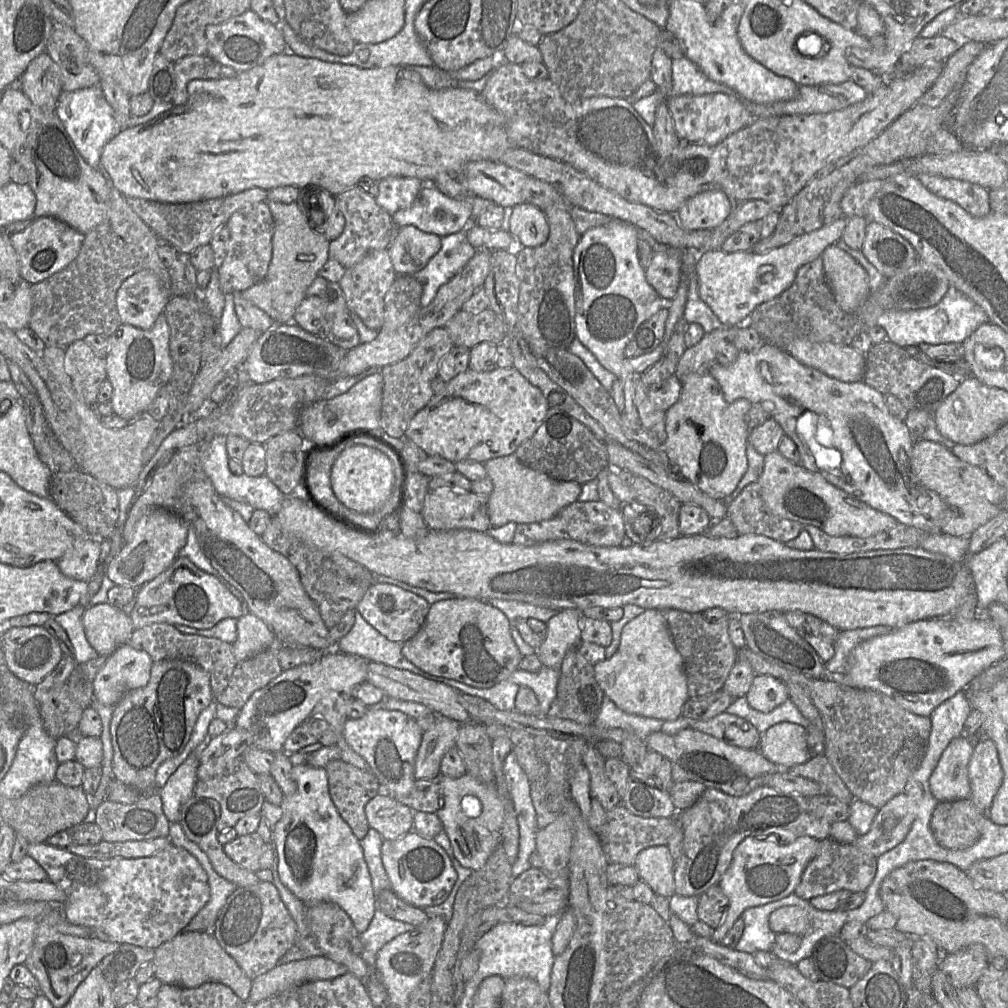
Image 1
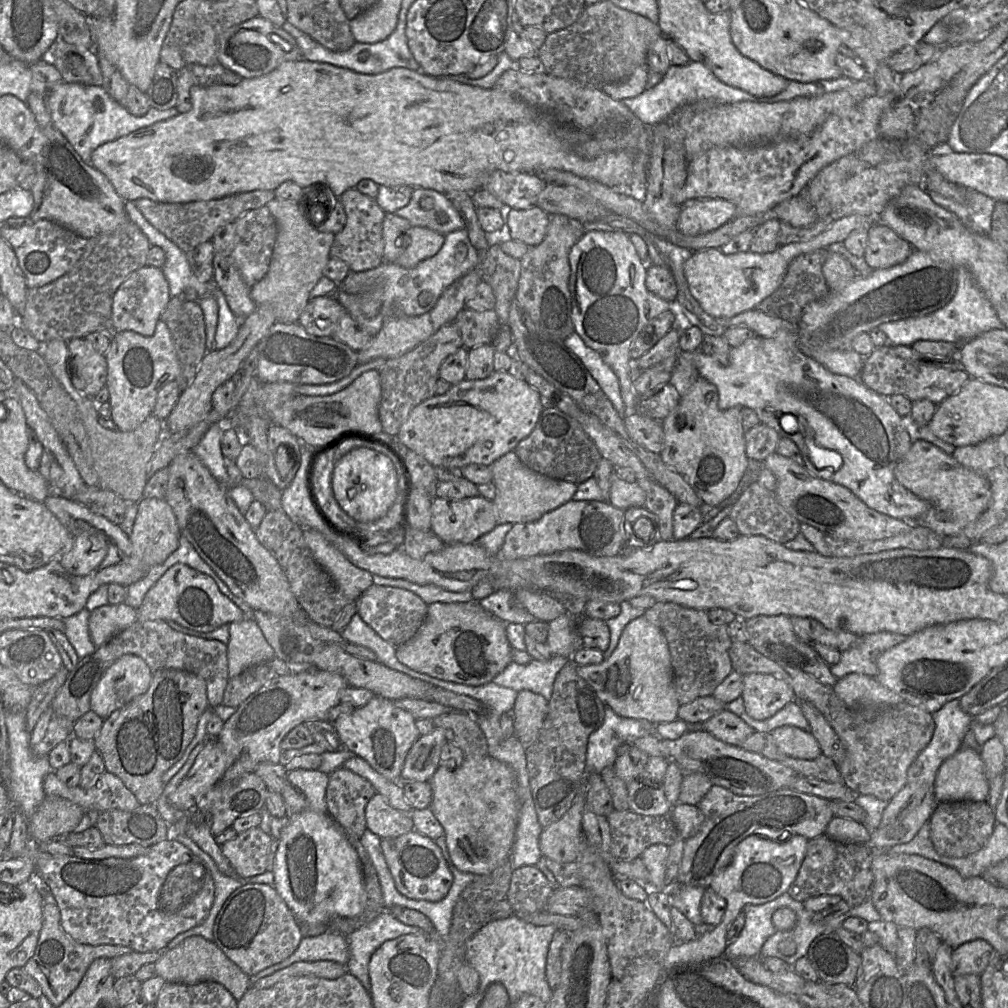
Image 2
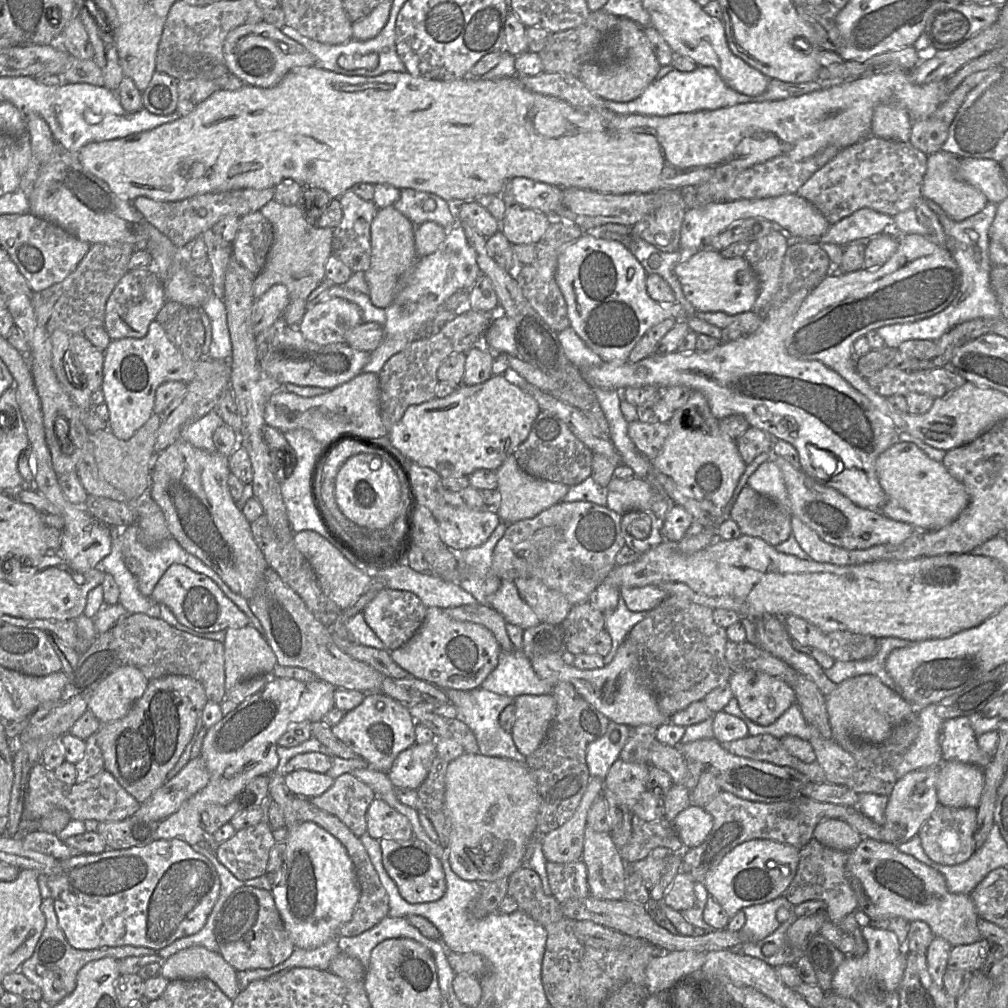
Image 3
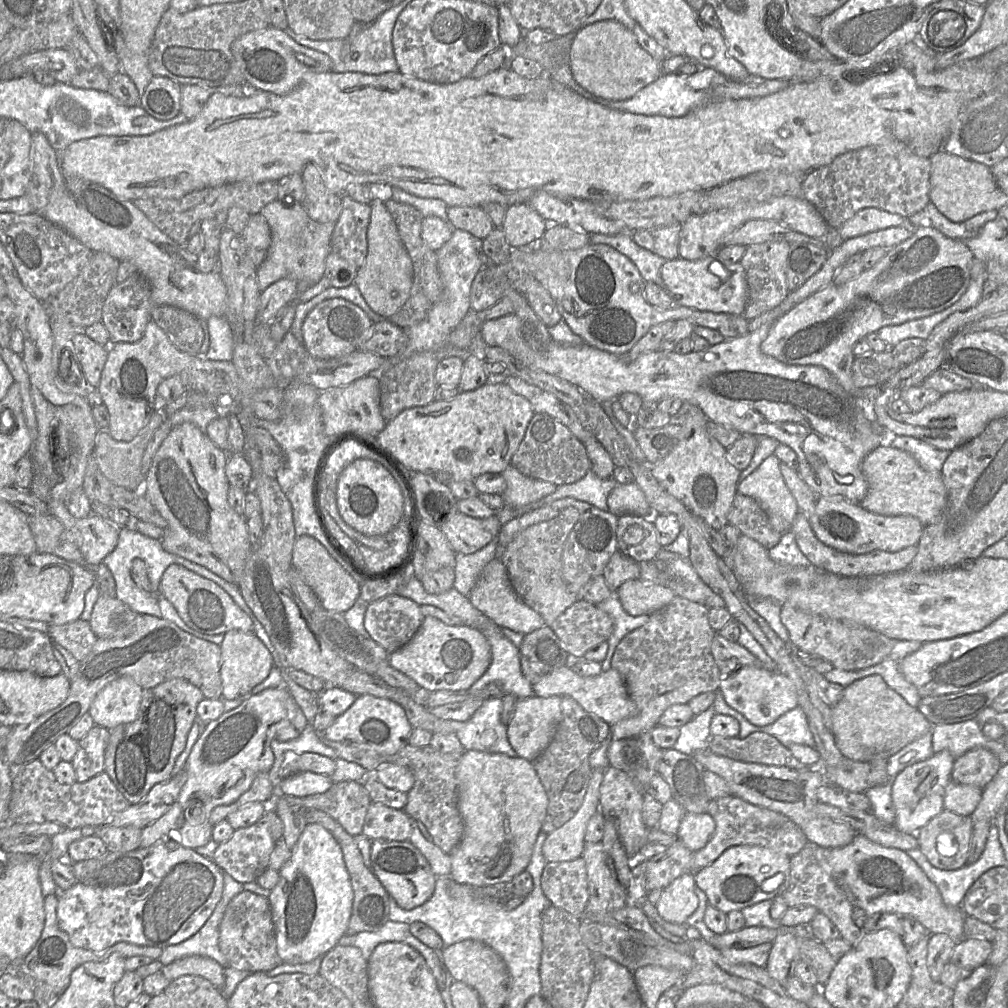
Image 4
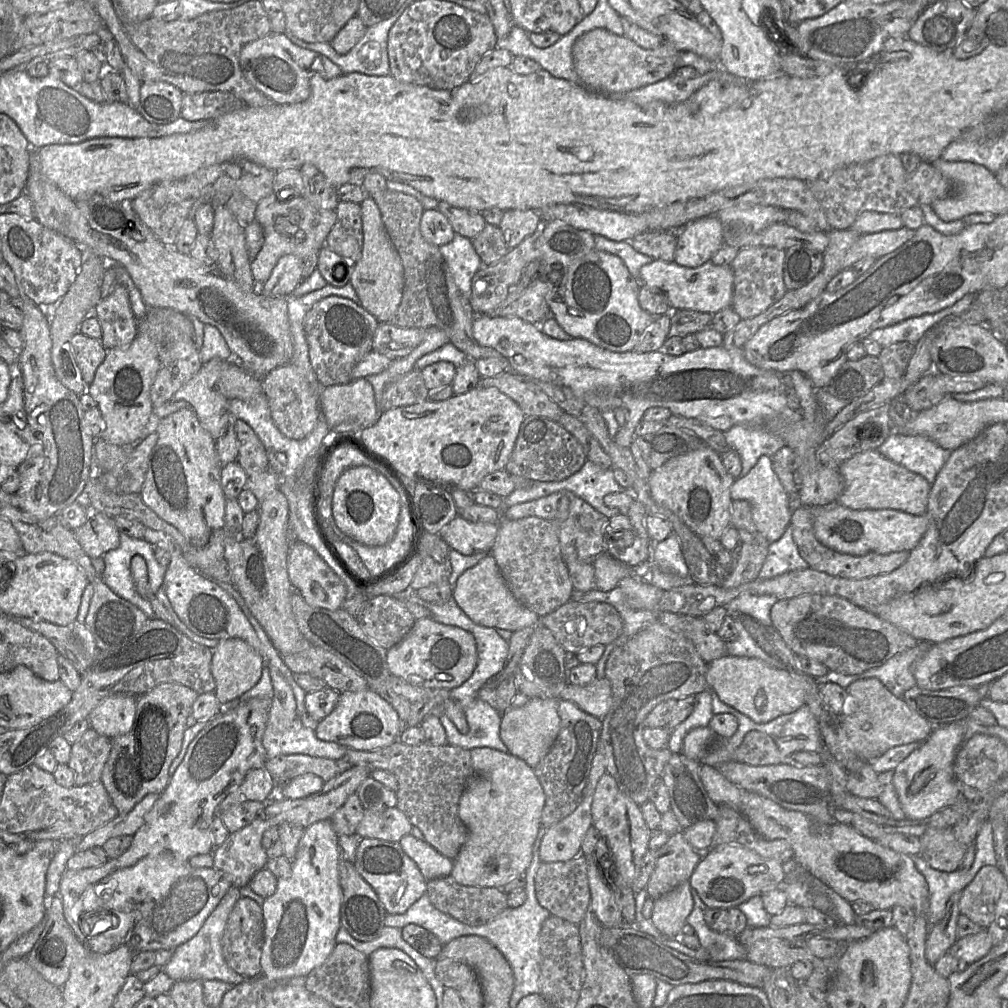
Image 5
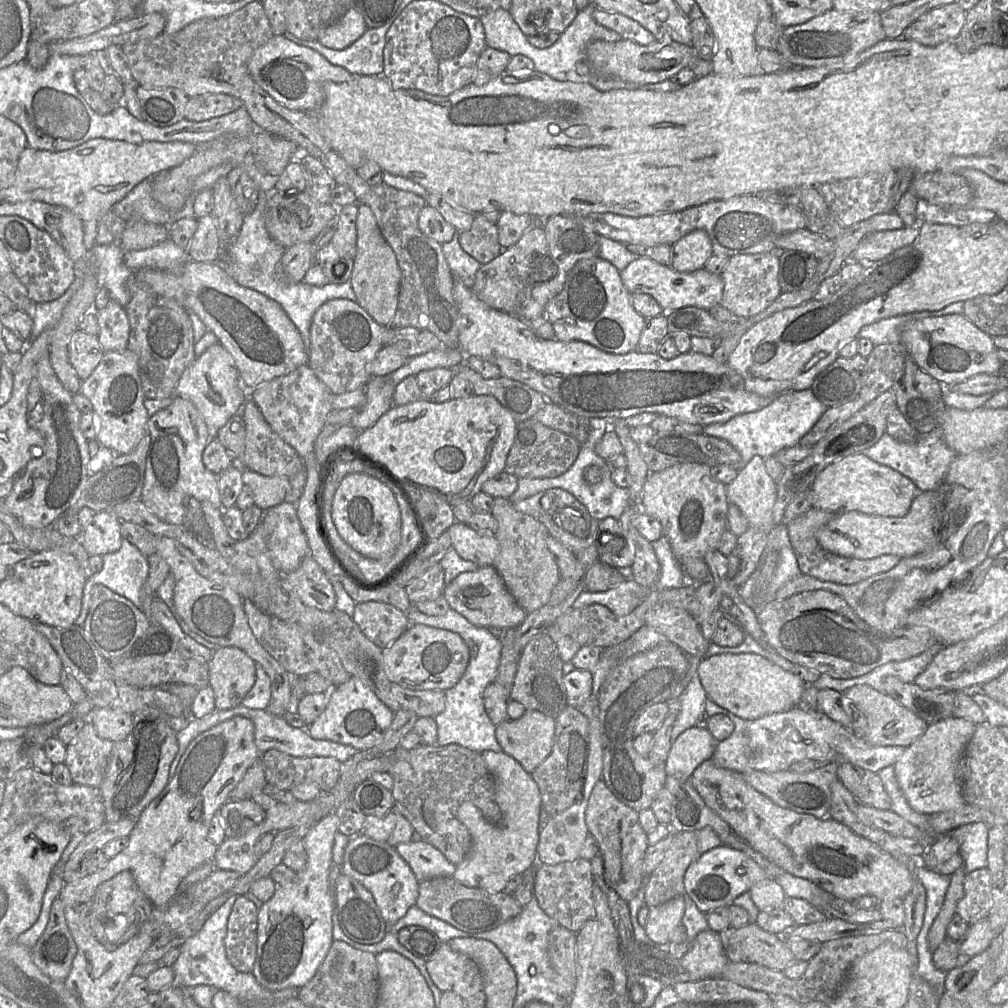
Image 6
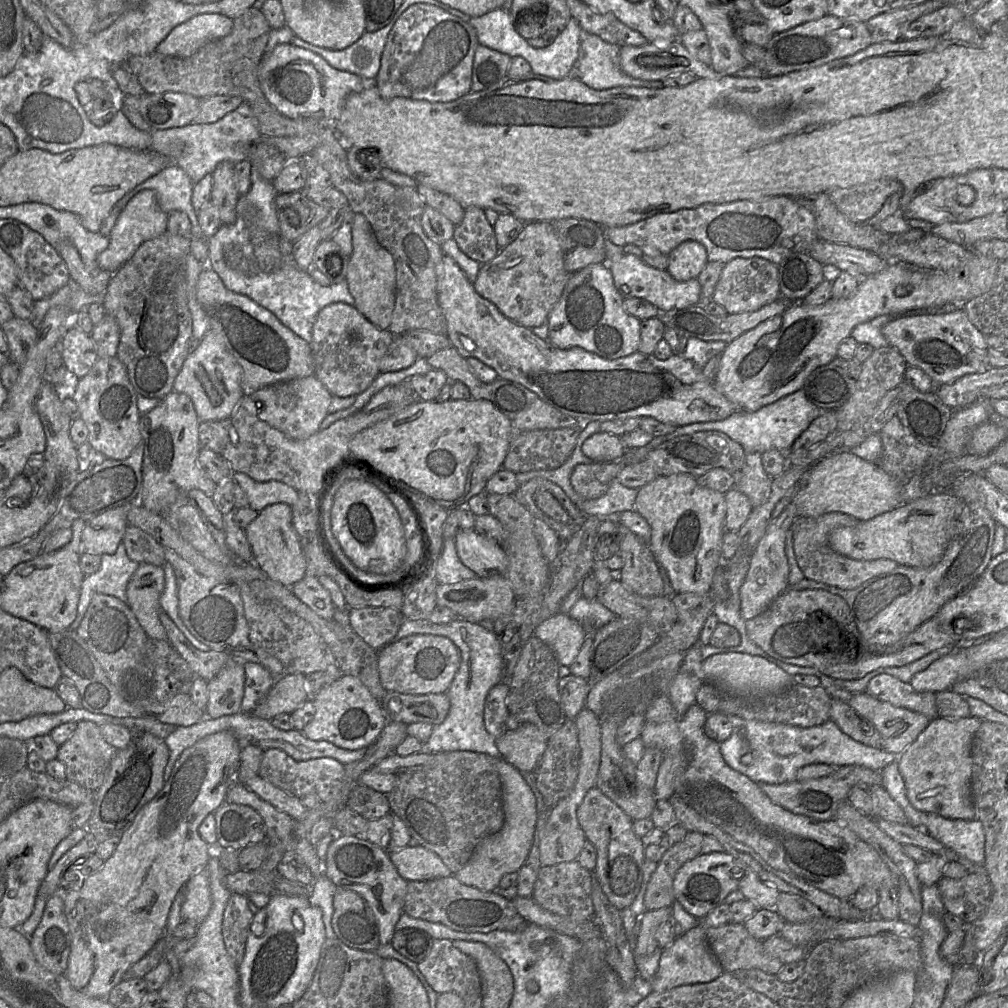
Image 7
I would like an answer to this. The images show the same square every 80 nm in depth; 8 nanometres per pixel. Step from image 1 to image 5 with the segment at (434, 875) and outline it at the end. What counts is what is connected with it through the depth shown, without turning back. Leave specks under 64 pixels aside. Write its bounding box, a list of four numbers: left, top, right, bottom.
[353,838,427,914]

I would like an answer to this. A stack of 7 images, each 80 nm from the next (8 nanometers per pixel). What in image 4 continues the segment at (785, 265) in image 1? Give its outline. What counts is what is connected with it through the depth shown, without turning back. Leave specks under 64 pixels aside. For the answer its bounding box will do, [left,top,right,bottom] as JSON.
[660,207,906,315]

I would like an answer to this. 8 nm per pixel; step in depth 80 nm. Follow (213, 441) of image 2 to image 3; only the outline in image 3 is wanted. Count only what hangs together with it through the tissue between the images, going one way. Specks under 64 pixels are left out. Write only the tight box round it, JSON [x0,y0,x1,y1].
[180,410,222,452]

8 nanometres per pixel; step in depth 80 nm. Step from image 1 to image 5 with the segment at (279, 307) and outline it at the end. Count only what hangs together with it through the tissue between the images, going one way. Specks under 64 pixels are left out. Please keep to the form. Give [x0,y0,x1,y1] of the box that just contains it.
[250,192,337,285]

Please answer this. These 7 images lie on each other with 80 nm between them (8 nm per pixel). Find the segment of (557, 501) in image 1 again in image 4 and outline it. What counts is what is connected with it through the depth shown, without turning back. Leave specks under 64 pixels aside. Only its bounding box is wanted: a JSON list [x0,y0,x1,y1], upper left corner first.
[501,465,557,508]

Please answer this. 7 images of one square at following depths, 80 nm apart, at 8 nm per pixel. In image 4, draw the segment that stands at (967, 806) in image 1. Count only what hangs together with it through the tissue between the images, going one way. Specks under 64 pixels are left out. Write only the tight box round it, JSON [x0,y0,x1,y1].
[916,809,973,869]

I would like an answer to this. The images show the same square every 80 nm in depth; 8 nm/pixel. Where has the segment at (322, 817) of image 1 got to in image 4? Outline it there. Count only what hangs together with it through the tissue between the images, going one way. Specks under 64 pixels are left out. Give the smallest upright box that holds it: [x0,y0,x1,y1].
[268,771,354,964]

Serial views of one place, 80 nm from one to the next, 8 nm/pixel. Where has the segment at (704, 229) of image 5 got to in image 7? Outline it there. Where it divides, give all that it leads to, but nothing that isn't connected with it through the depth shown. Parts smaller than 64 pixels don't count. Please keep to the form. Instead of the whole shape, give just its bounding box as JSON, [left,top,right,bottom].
[667,240,707,281]

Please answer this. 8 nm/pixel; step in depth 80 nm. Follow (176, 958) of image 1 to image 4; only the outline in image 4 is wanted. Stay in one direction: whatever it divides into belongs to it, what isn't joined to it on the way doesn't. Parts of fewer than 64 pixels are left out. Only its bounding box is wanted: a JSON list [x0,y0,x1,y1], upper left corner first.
[161,955,225,991]

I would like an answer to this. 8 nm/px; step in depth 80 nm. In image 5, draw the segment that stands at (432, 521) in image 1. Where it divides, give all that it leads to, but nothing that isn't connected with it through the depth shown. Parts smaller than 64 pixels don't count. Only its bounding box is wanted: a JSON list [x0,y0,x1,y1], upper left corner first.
[440,515,498,556]

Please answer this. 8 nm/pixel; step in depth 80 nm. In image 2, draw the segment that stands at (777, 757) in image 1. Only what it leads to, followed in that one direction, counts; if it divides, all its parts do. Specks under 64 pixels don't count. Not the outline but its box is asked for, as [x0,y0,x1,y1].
[770,725,821,760]

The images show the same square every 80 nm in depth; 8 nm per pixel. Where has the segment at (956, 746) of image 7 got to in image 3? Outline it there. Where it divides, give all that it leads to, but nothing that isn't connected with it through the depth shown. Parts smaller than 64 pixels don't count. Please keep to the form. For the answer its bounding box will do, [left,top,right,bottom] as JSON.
[883,767,940,845]

